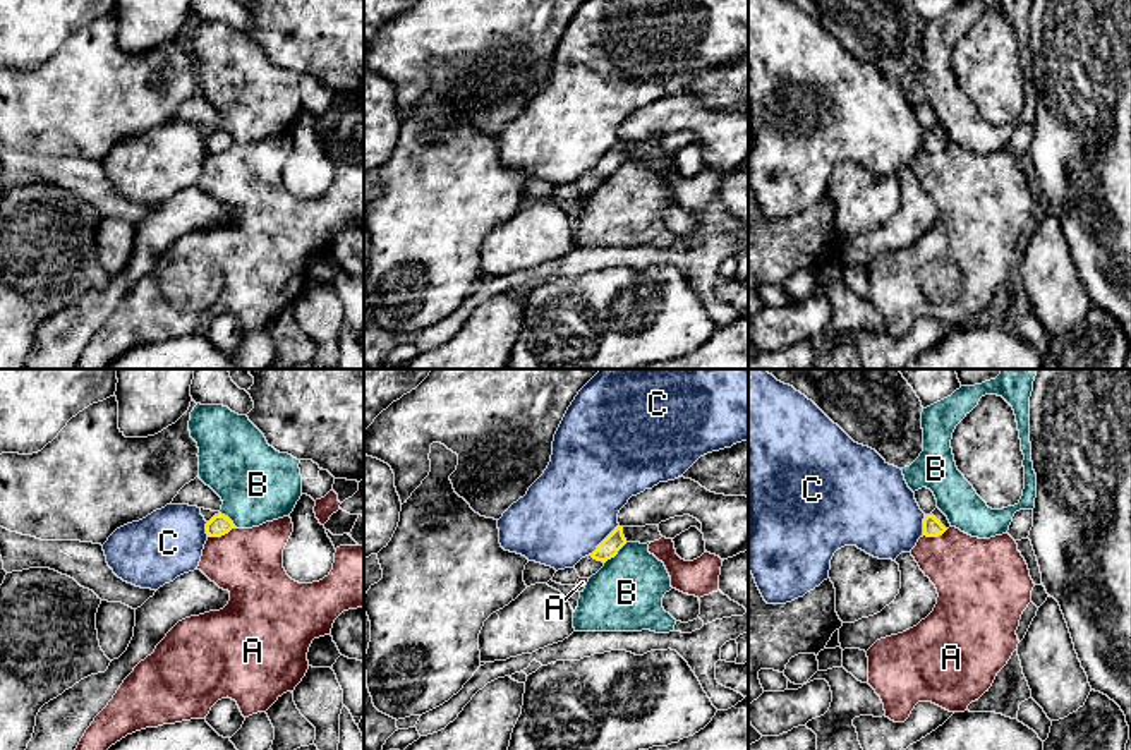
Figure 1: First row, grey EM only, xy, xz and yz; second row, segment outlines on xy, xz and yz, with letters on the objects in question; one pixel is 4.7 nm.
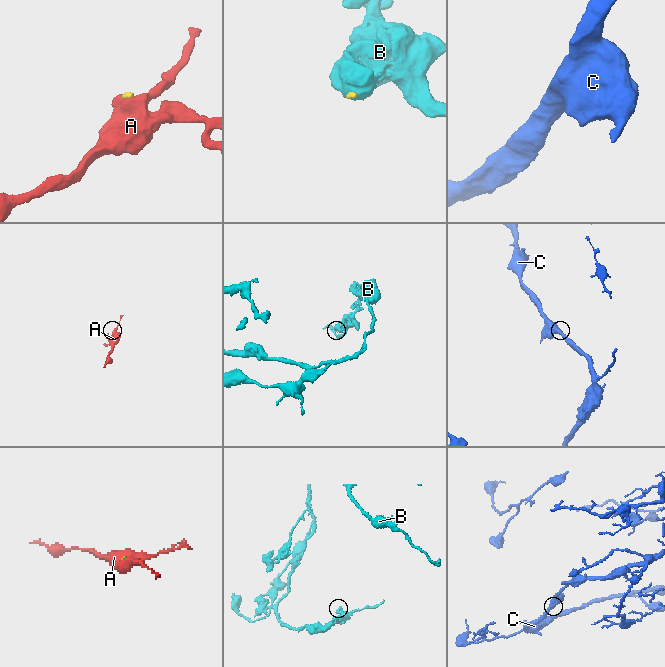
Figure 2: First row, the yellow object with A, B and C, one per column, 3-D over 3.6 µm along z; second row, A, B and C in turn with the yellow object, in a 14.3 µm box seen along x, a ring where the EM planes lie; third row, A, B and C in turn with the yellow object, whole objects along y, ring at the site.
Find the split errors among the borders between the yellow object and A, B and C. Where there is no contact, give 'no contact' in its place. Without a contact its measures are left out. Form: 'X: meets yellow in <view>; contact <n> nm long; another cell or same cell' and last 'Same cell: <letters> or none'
A: meets yellow in xy; contact 140 nm long; another cell
B: meets yellow in xz; contact 150 nm long; another cell
C: meets yellow in xz; contact 200 nm long; another cell
Same cell: none

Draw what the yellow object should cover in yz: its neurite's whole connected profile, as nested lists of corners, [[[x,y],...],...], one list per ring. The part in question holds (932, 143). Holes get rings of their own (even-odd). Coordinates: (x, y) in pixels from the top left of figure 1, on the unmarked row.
[[[935,124],[930,130],[923,134],[923,151],[939,153],[951,142],[947,132]]]

